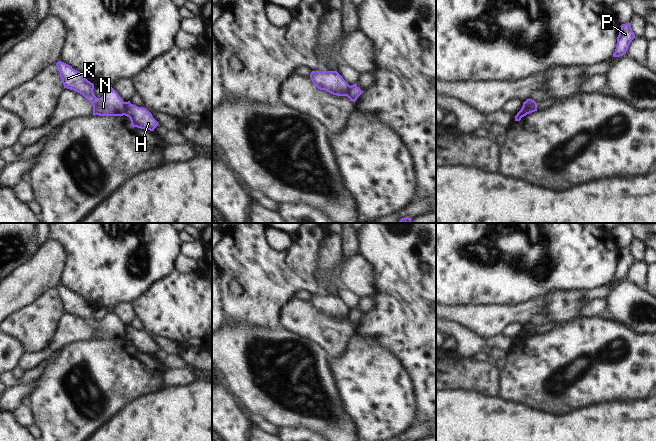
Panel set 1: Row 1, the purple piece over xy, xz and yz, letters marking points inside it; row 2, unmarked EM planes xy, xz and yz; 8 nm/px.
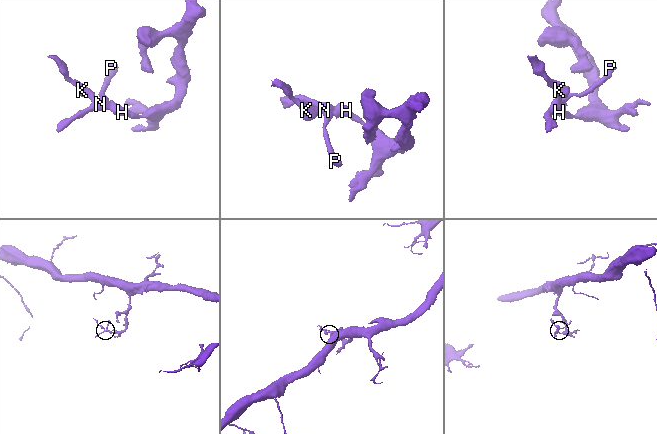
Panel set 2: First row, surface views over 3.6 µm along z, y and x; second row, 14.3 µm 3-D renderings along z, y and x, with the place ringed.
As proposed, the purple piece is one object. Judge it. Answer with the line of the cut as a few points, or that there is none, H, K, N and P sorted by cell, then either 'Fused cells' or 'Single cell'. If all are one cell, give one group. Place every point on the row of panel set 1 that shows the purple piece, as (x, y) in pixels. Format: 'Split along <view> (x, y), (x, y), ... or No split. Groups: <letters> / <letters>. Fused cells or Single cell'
Split along xy (125, 102), (125, 112), (123, 114). Groups: H / K N P. Fused cells.

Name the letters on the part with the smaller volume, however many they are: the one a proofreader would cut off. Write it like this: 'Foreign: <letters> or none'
Foreign: K, N, P

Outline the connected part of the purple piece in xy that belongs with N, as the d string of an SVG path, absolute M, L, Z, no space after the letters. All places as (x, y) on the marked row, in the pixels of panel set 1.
M58 61L56 66L64 88L83 95L93 105L93 115L123 116L125 114L125 102L112 87L109 87L101 98L97 98L93 92L94 84L83 74L61 61Z

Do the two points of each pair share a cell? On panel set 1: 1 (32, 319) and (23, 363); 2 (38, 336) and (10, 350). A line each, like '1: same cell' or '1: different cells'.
1: different cells
2: different cells

